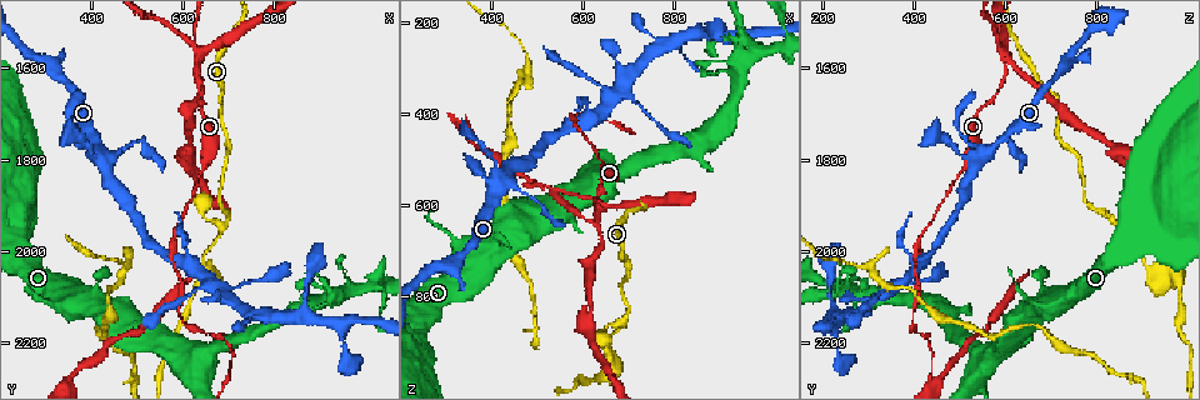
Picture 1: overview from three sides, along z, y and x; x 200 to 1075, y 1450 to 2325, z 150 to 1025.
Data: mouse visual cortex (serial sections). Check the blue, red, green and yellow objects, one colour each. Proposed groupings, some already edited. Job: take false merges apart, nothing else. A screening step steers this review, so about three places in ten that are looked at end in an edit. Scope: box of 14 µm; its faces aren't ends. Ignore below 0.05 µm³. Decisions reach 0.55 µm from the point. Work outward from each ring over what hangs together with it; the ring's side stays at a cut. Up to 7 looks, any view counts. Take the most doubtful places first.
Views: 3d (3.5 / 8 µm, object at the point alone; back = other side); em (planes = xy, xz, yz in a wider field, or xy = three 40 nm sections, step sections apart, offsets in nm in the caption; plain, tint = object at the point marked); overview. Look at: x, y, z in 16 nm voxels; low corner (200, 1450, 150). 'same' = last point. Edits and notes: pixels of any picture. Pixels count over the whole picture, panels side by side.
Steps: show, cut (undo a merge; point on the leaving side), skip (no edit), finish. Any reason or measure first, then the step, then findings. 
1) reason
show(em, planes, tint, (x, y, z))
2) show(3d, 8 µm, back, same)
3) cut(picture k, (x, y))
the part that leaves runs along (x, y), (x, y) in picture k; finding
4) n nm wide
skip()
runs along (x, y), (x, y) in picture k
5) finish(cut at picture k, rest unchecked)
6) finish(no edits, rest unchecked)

abrupt turn
show(3d, 3.5 µm, back, (630, 1590, 600))

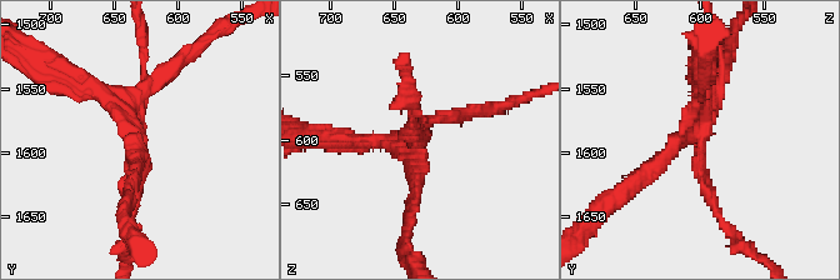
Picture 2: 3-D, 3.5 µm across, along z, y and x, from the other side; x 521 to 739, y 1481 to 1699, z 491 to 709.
4 arms; arms of 150, 150, 200, 250 nm; need the tissue
show(em, xy, step 5, tint, (628, 1588, 606))

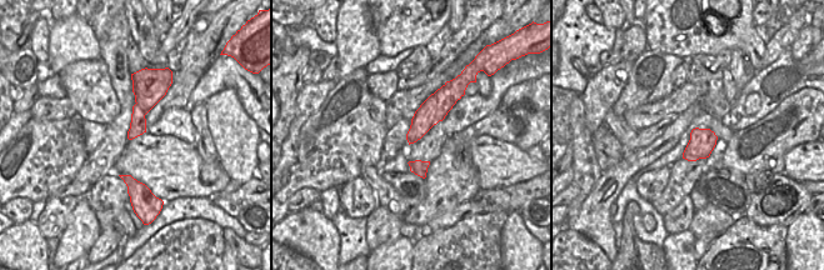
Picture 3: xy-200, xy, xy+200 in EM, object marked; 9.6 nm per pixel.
cut(picture 2, (99, 95))
the part that leaves runs along (695, 139), (681, 135), (599, 208) in picture 2; a second cell is stuck on

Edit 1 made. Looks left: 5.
a fork
show(3d, 3.5 µm, (655, 2050, 935))

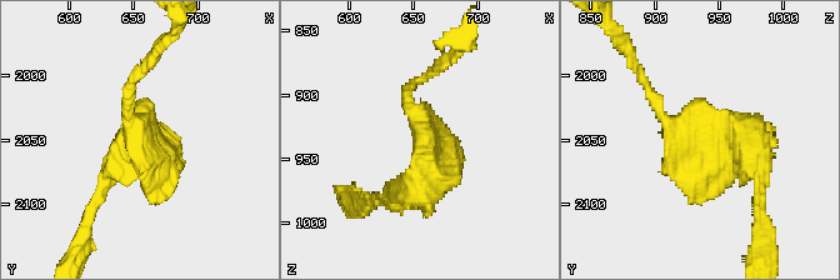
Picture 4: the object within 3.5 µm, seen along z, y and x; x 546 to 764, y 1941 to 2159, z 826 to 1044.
need the tissue
show(em, xy, step 1, tint, (656, 2046, 932))

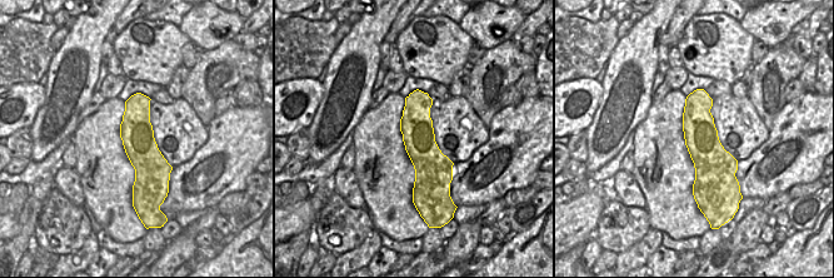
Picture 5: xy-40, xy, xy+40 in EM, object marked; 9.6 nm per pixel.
show(em, xy, step 5, tint, same)

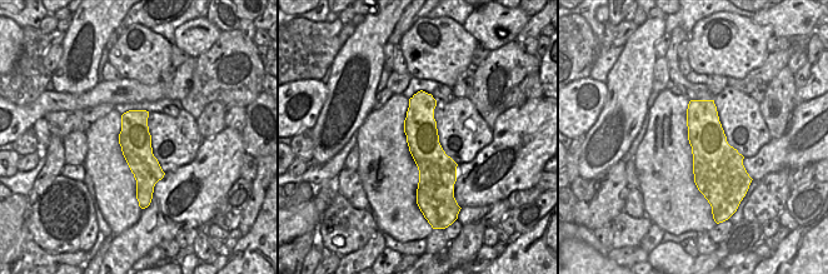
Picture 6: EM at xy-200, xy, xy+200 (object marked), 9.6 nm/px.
skip()
runs along (420, 94), (425, 193) in picture 6; all the same cell

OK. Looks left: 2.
thick turns thin
show(3d, 3.5 µm, (465, 1775, 565))

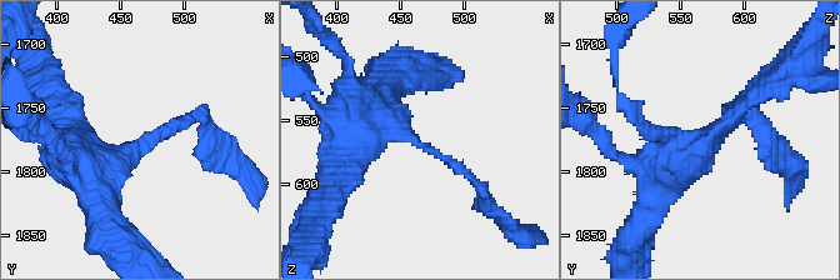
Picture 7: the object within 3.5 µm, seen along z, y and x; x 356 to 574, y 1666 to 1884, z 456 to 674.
arms of 150, 500 nm
skip()
runs along (355, 129), (398, 125), (481, 189) in picture 7; all the same cell

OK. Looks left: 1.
finish(cut at picture 2, rest unchecked)

